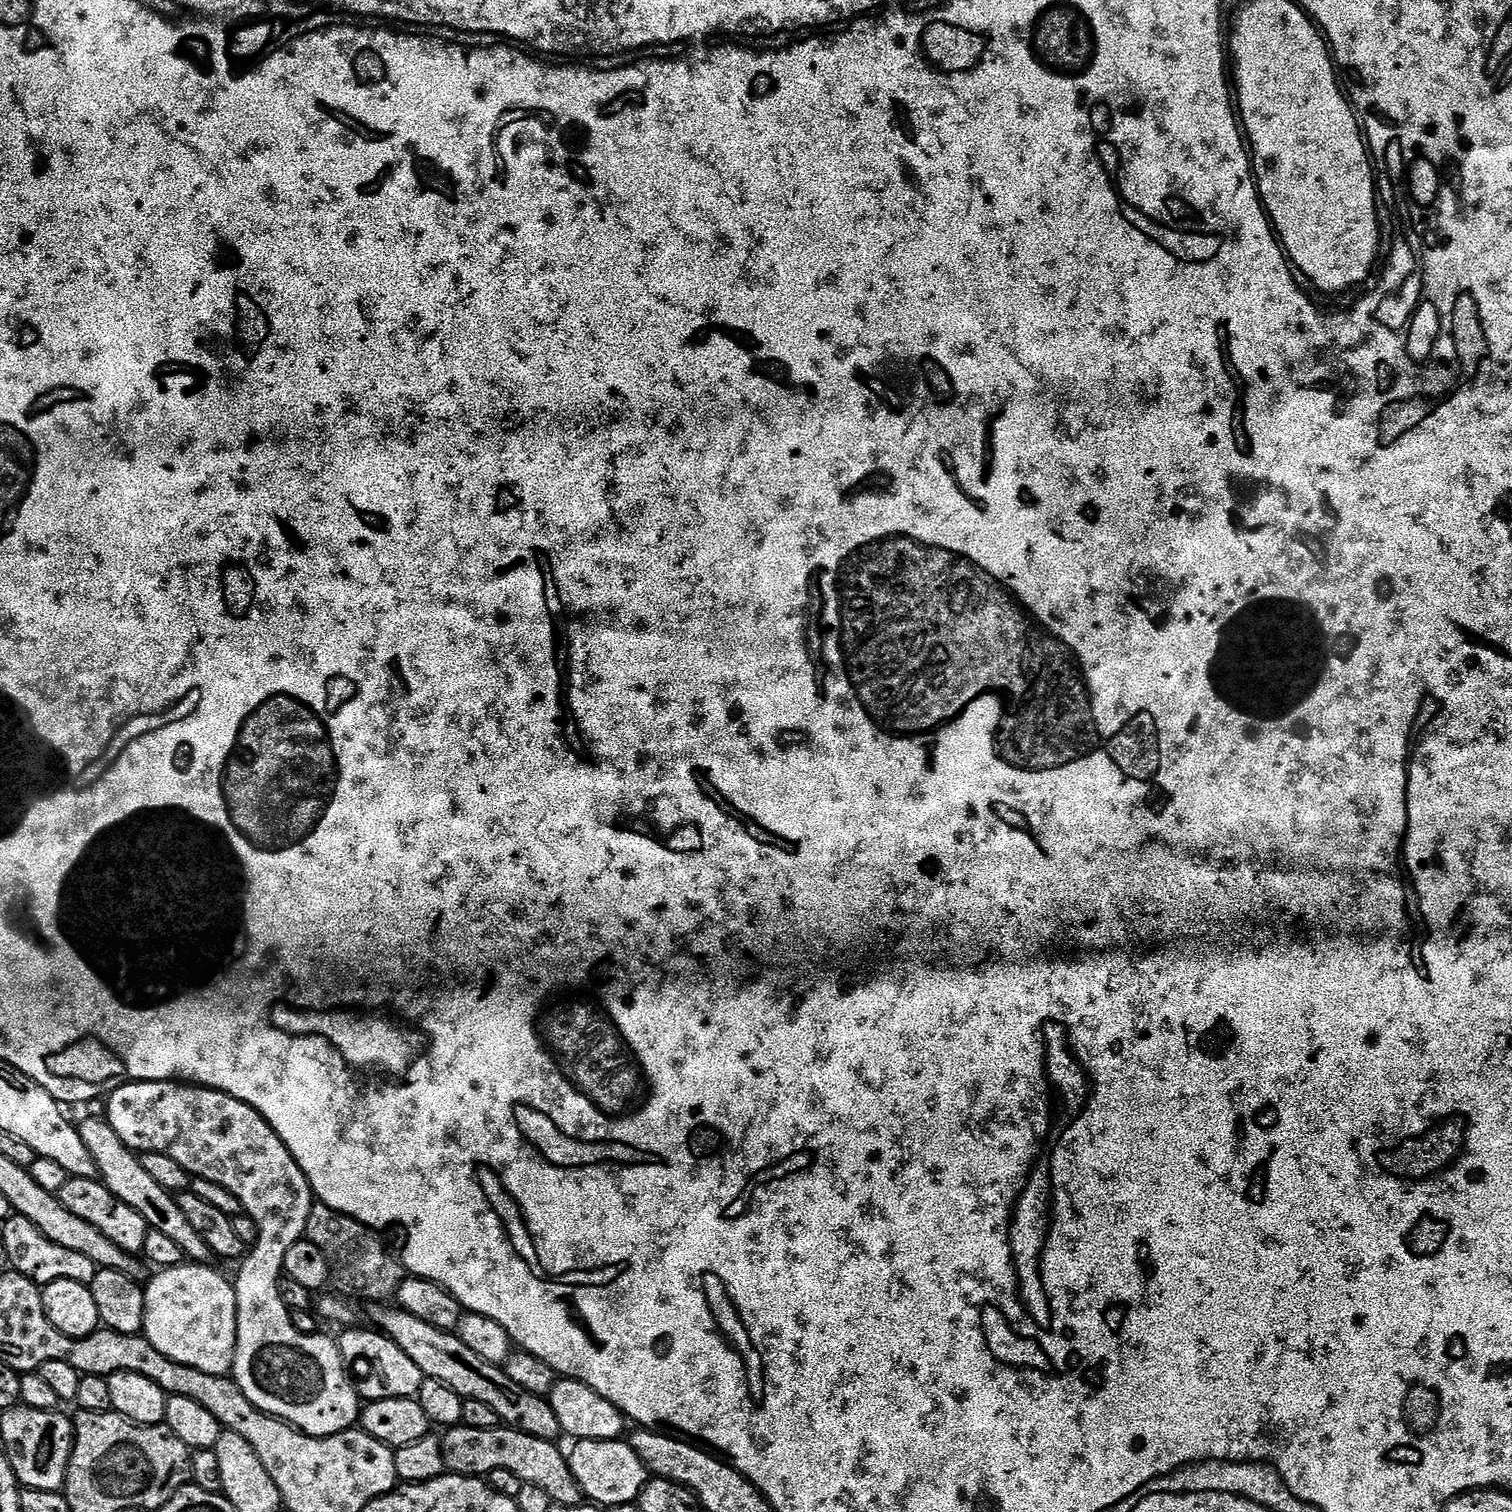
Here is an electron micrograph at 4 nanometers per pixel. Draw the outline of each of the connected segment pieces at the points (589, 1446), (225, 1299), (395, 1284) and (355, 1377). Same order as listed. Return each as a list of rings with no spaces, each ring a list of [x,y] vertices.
[[[627,1439],[619,1440],[578,1440],[571,1445],[572,1452],[567,1453],[570,1470],[574,1470],[574,1478],[578,1482],[581,1493],[591,1503],[597,1506],[607,1506],[609,1509],[619,1504],[636,1504],[640,1499],[640,1491],[650,1479],[648,1467],[638,1458],[638,1454],[632,1449]]]
[[[185,1262],[176,1268],[157,1271],[144,1288],[144,1330],[142,1335],[158,1350],[179,1364],[206,1374],[228,1376],[236,1357],[236,1289],[233,1281],[204,1262]]]
[[[319,1202],[312,1205],[306,1239],[314,1242],[322,1254],[326,1254],[332,1275],[331,1287],[345,1298],[363,1302],[388,1302],[395,1297],[400,1283],[406,1279],[403,1263],[388,1253],[380,1236],[383,1235],[377,1229],[368,1228],[362,1222],[334,1211],[330,1206]]]
[[[353,1326],[341,1331],[338,1343],[344,1365],[348,1368],[348,1375],[352,1377],[352,1383],[356,1385],[356,1393],[361,1401],[419,1397],[420,1387],[426,1379],[422,1370],[418,1370],[416,1363],[411,1358],[406,1358],[406,1354],[402,1354],[396,1343],[383,1332],[360,1327]]]

